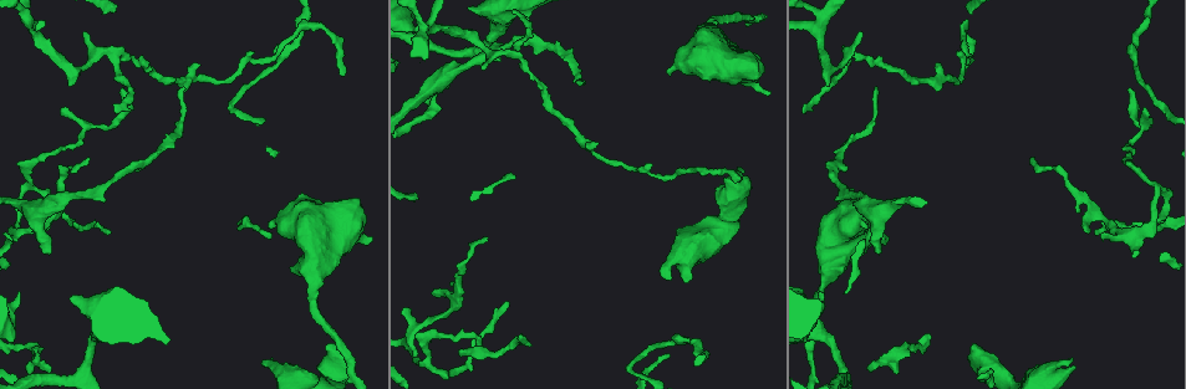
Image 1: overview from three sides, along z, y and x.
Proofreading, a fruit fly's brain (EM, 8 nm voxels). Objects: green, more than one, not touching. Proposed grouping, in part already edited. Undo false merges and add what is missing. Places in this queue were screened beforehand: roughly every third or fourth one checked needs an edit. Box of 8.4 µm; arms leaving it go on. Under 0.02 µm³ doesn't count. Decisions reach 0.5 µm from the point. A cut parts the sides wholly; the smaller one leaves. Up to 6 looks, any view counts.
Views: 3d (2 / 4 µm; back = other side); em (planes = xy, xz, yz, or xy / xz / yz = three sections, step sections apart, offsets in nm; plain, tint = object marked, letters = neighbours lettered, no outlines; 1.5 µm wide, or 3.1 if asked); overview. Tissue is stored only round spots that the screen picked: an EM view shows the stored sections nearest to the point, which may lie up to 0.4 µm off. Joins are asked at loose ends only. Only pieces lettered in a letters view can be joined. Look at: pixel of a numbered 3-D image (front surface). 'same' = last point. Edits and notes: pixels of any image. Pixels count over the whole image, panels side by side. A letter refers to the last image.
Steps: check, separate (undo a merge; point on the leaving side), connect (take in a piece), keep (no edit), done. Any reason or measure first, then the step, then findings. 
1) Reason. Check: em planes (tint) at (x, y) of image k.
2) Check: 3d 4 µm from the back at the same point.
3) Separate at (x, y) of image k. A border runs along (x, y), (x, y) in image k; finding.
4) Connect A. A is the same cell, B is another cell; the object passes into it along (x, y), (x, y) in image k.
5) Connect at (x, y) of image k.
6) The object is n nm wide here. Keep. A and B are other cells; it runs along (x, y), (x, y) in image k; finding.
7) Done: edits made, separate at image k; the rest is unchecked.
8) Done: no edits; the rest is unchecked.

Free end. Check: 3d 4 µm at (357, 202) of image 1.

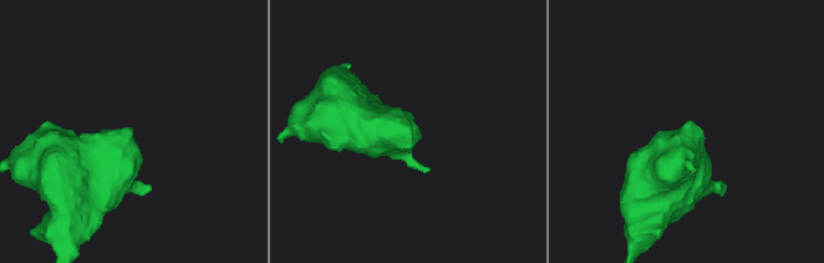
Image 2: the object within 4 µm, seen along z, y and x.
Now the EM. Check: em planes (letters) at (408, 136) of image 2.

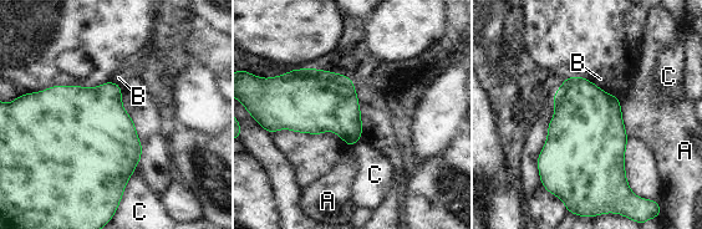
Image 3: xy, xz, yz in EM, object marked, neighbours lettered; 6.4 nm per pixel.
Keep. A, B and C are other cells; a border runs along (136, 166), (112, 214) in image 3; none of them fits.

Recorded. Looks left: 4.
A fork. Check: em planes (plain) at (846, 54) of image 1.

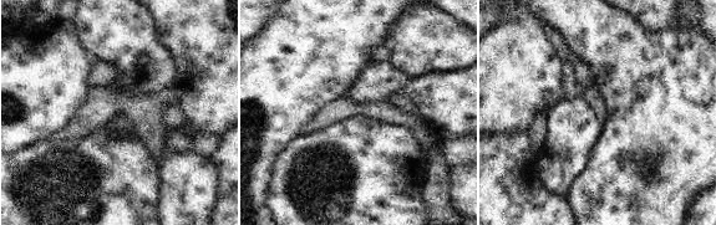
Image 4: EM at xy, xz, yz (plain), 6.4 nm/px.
Check: em planes (letters) at the same point.

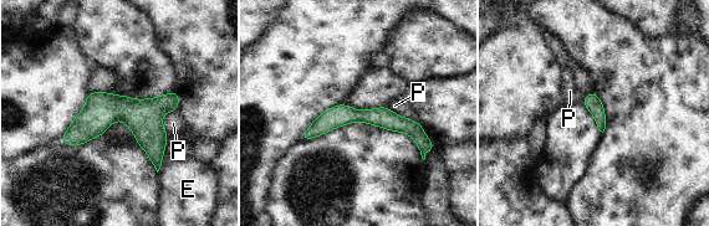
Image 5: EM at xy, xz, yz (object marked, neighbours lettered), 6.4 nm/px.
The longest contact is with P, 180 nm. Keep. E and P are other cells; continuous, no second cell.

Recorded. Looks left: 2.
Done: no edits; the rest is unchecked.

